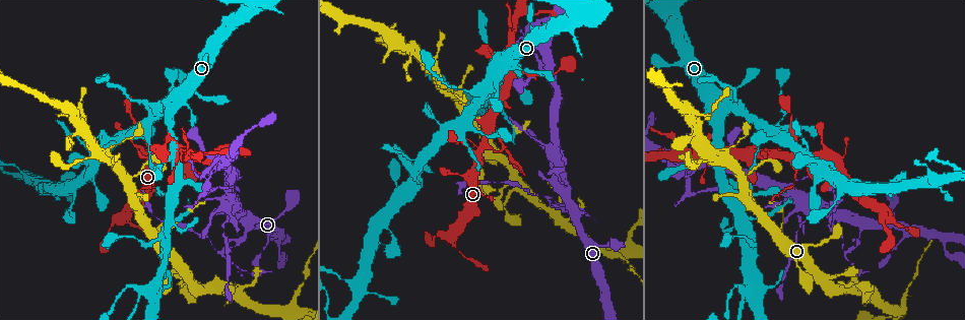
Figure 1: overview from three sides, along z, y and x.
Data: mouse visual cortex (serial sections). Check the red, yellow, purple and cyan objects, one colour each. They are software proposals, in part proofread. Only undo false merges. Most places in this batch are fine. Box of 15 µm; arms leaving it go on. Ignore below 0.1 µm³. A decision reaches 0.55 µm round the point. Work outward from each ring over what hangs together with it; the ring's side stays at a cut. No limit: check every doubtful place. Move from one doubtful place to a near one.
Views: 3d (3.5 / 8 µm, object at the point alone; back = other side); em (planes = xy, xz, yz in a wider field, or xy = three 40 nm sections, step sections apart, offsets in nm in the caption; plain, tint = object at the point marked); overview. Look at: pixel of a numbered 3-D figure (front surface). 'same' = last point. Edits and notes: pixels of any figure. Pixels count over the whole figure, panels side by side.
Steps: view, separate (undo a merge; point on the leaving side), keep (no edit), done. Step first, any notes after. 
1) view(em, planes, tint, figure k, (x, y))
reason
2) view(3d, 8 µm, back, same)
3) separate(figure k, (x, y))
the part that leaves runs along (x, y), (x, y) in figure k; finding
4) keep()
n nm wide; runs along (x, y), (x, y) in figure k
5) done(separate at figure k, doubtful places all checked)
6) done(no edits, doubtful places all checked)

view(3d, 3.5 µm, figure 1, (251, 222))
three-way junction

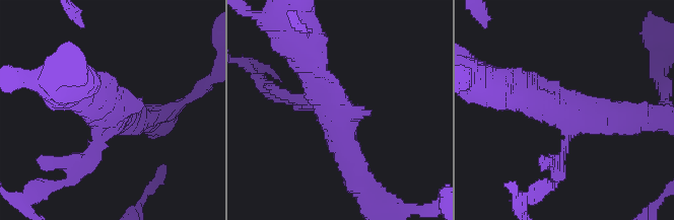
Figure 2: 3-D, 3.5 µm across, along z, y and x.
view(em, xy, step 2, plain, figure 2, (337, 116))
3 arms; arms of 100, 400, 400 nm; shape alone is not enough

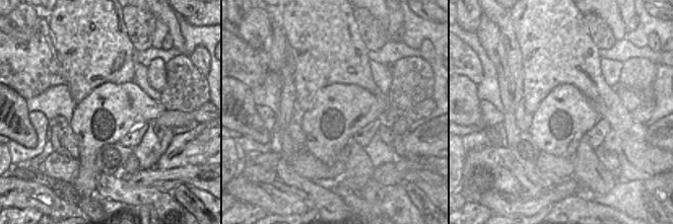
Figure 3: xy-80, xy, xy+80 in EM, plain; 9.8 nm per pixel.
view(em, xy, step 2, tint, same)
with the object marked

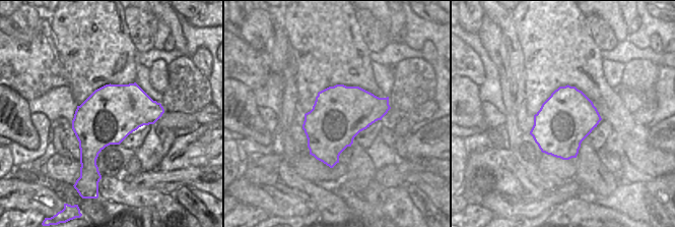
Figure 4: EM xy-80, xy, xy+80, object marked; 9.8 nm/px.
keep()
runs along (358, 179), (312, 66) in figure 2; one cell here

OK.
view(3d, 3.5 µm, figure 1, (229, 217))
arms part here

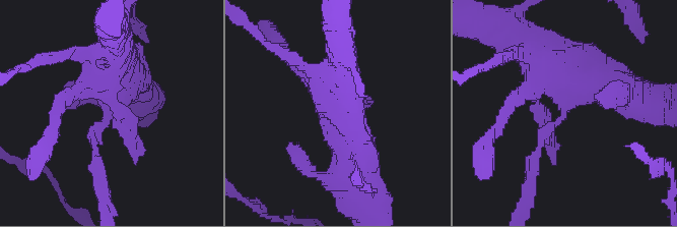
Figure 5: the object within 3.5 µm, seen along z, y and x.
keep()
runs along (611, 84), (569, 78), (499, 25) in figure 5; one cell here

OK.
view(3d, 3.5 µm, figure 1, (857, 242))
sudden change in width

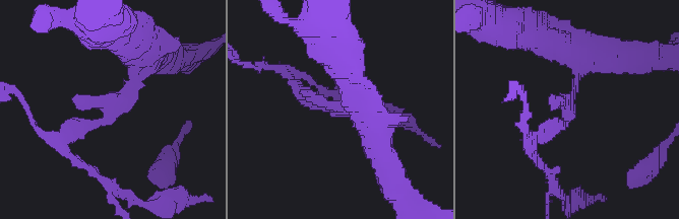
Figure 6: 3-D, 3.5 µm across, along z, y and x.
view(em, xy, step 1, tint, figure 6, (338, 113))
shape alone is not enough

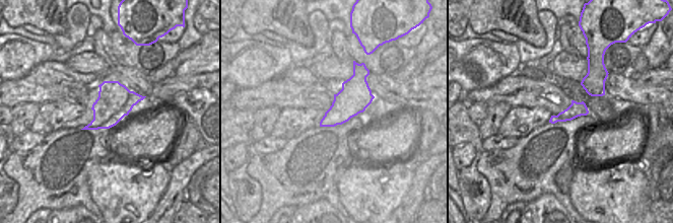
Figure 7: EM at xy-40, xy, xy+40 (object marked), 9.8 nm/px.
keep()
one cell here

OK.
view(3d, 3.5 µm, figure 1, (220, 251))
abrupt turn

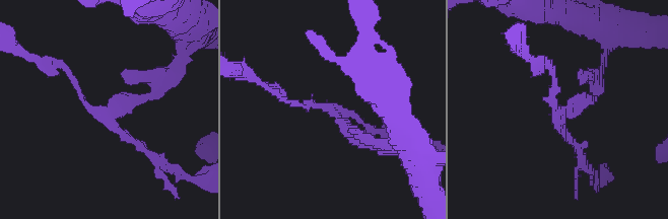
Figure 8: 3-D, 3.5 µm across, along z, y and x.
view(em, planes, tint, figure 8, (558, 109))
shape alone is not enough

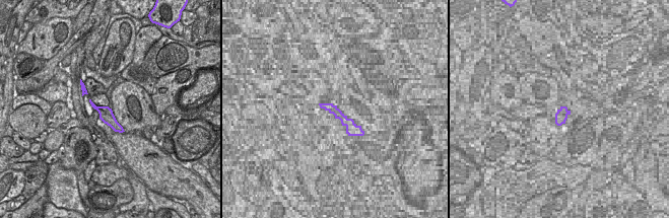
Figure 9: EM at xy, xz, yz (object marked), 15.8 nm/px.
view(em, xy, step 5, tint, same)
another direction

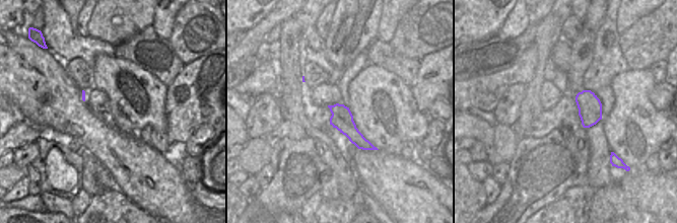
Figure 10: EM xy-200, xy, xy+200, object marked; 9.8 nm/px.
keep()
runs along (380, 147), (324, 105), (283, 100) in figure 8; continuous, no second cell

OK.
done(no edits, doubtful places all checked)

